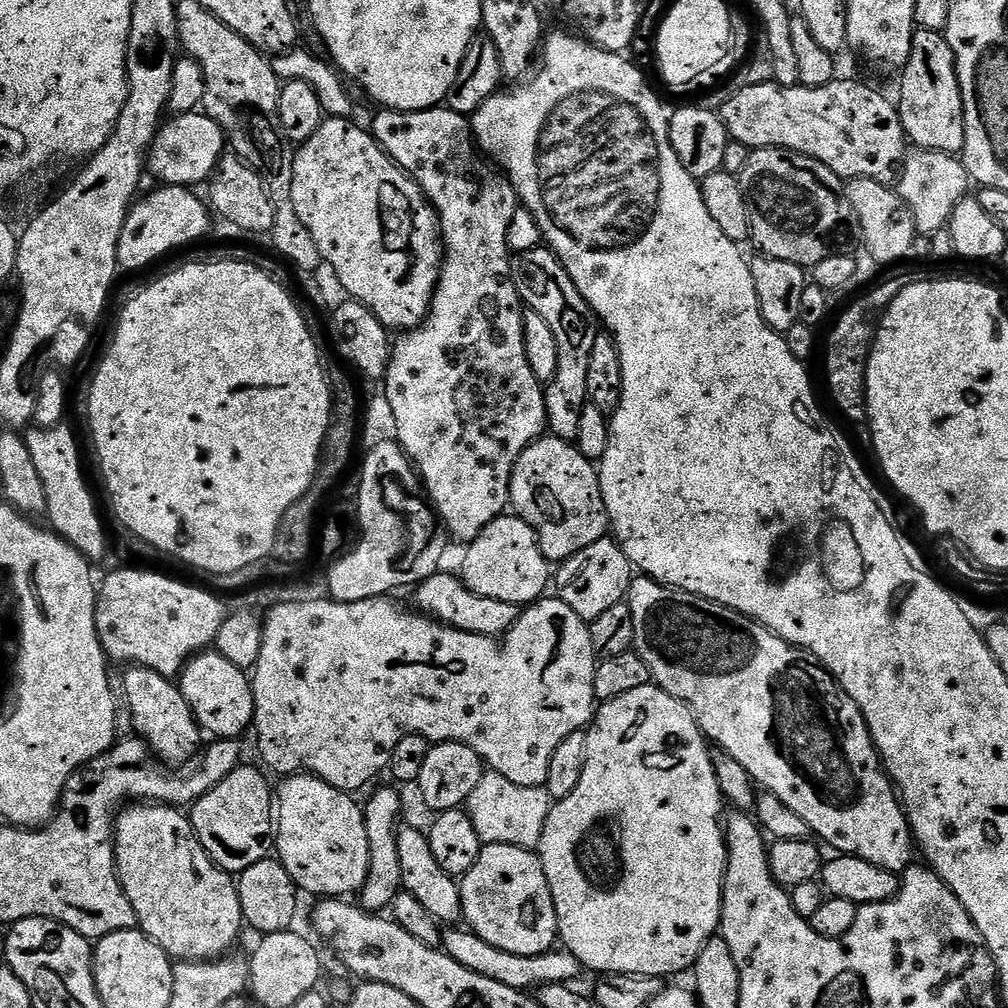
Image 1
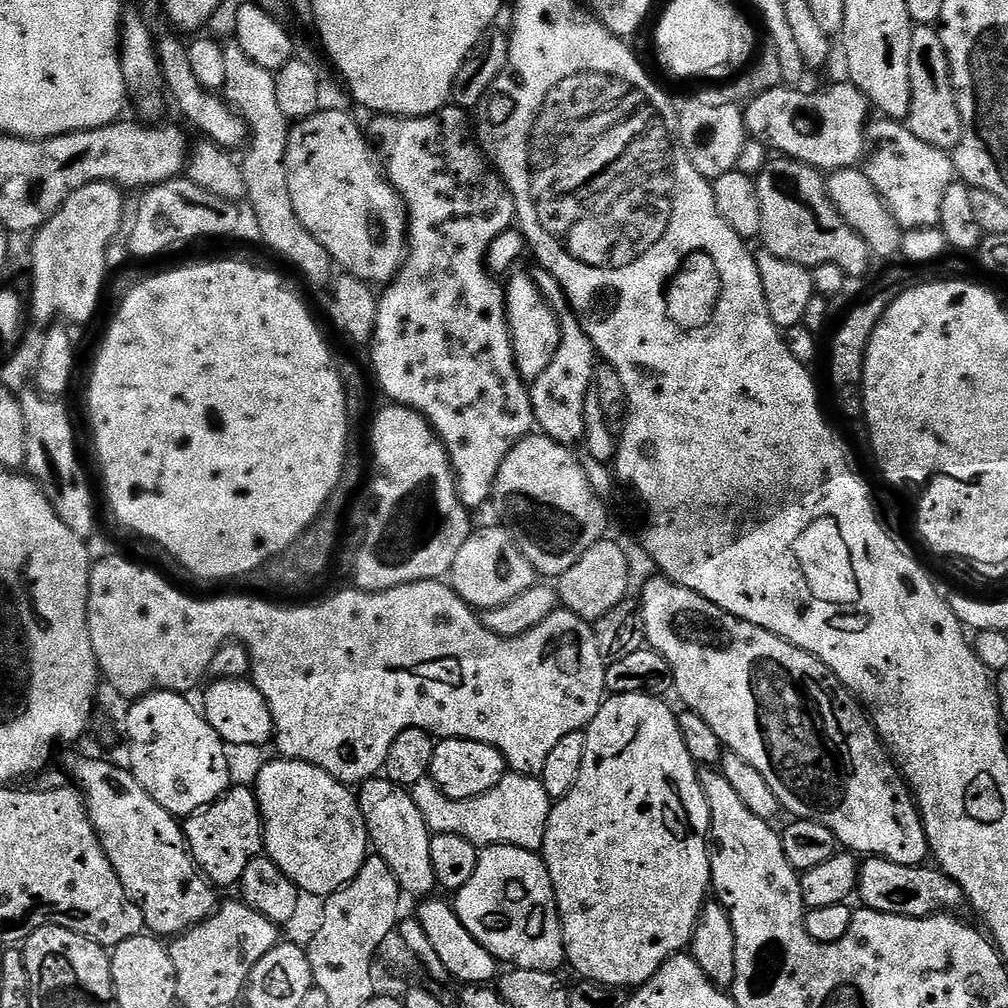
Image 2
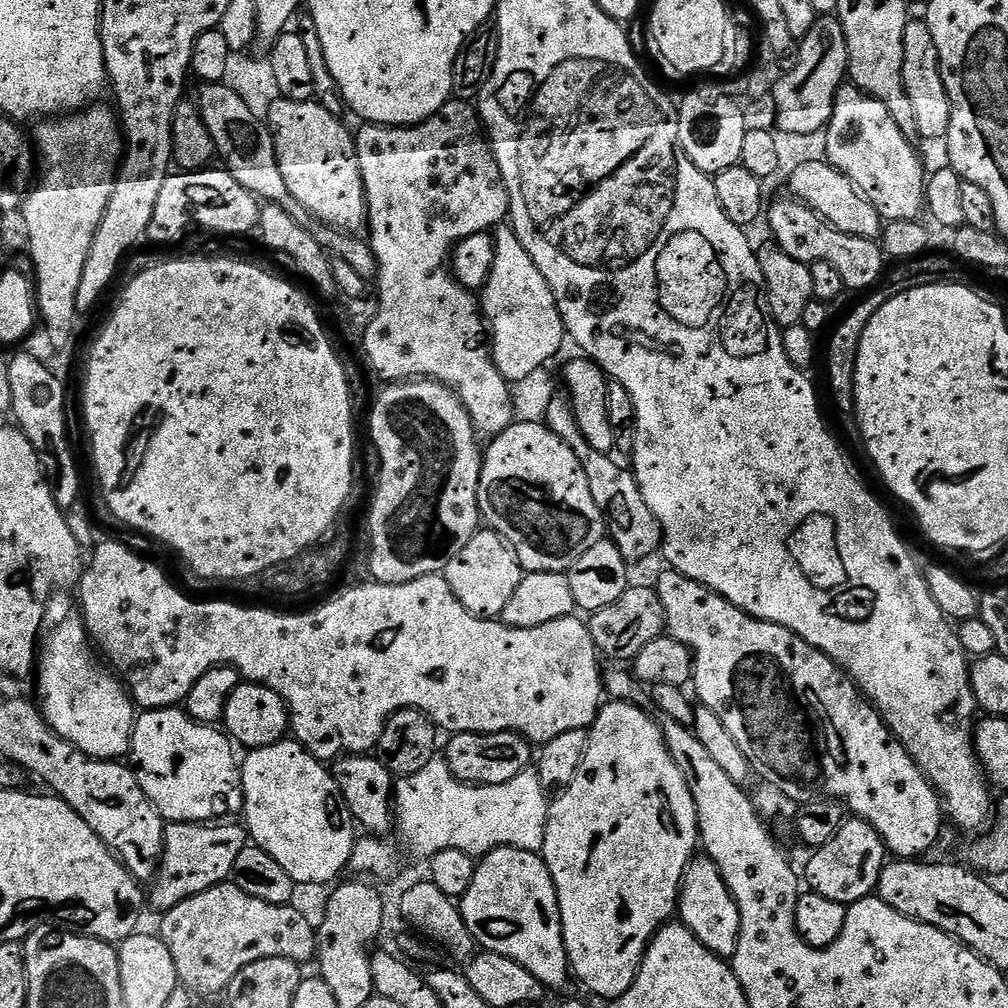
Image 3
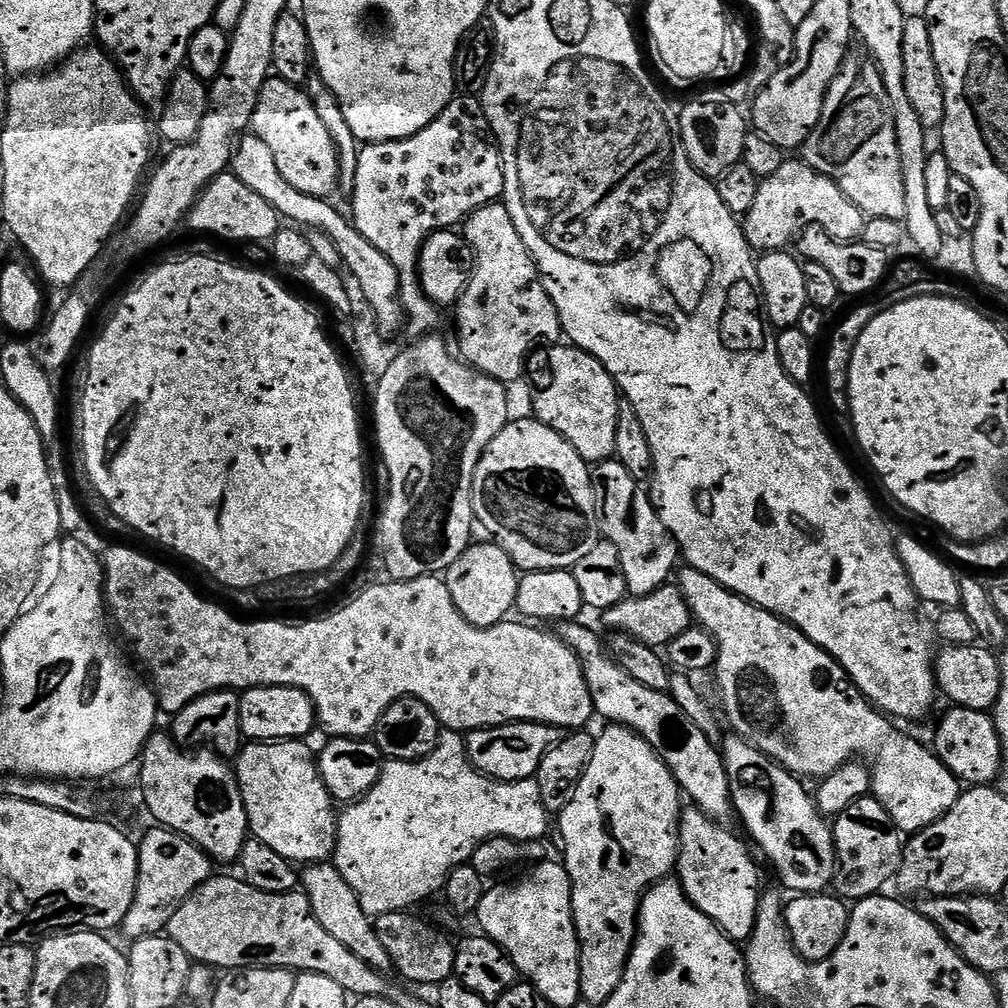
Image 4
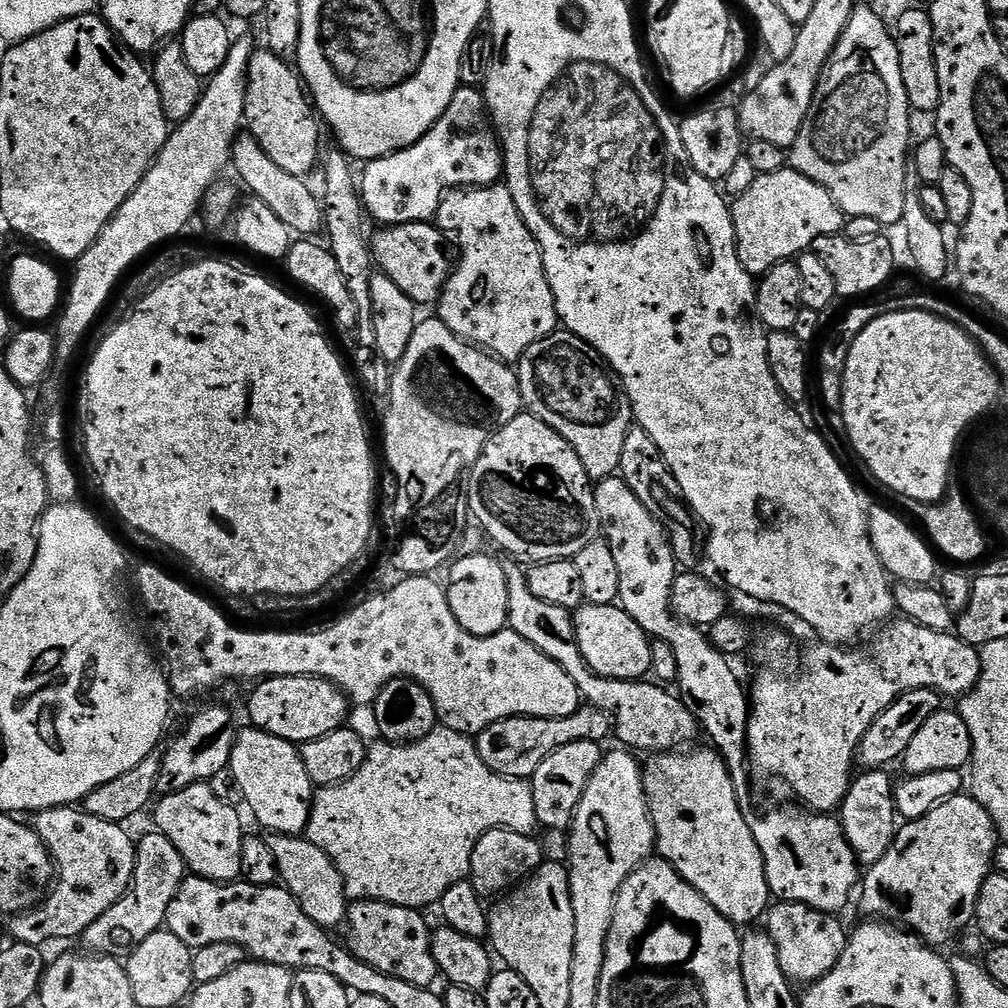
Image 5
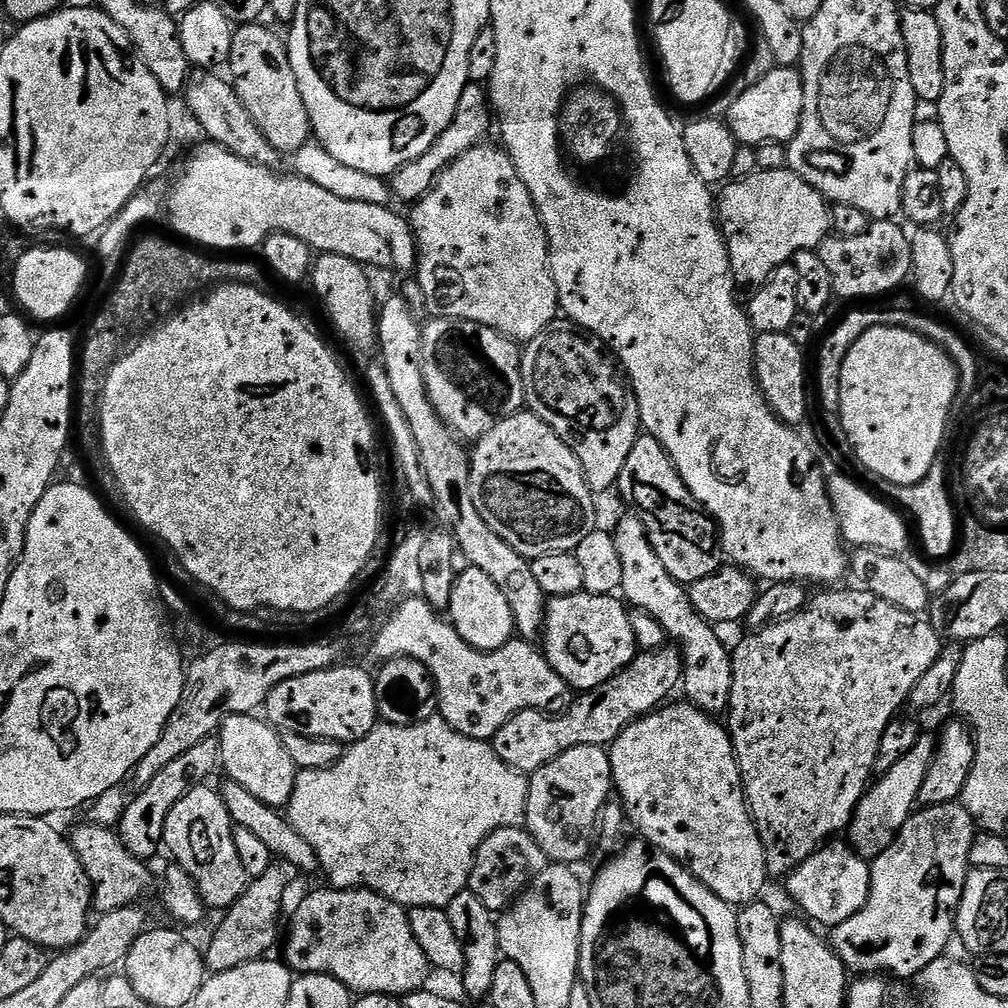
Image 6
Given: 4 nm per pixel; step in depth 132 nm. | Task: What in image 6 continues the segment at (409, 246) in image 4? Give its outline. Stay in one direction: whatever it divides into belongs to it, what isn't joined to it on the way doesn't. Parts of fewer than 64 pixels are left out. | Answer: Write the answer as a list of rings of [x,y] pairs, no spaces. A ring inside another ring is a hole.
[[[469,82],[462,90],[462,98],[458,98],[458,110],[454,114],[451,126],[443,132],[414,162],[402,166],[396,171],[395,176],[390,180],[390,192],[393,197],[407,202],[415,202],[423,198],[436,183],[437,176],[444,171],[448,165],[454,163],[462,154],[466,154],[470,149],[476,147],[485,139],[488,127],[493,127],[494,113],[490,107],[490,97],[485,85],[480,82]]]

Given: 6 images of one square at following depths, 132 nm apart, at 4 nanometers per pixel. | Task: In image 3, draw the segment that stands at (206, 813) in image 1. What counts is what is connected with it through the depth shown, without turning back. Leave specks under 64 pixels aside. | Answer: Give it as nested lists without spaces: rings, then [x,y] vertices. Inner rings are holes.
[[[209,822],[207,824],[168,824],[164,830],[164,853],[160,859],[160,870],[150,888],[150,904],[159,910],[178,906],[202,890],[225,883],[238,862],[238,854],[249,847],[250,837],[236,822]]]

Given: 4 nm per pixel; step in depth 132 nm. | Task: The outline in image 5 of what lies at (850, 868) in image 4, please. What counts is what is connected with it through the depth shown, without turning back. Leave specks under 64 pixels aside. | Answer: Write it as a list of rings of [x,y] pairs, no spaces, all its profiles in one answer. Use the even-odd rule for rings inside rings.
[[[864,770],[853,779],[844,803],[838,809],[838,819],[844,826],[844,833],[850,846],[856,851],[861,865],[871,866],[890,850],[898,831],[898,813],[894,779],[888,770]]]

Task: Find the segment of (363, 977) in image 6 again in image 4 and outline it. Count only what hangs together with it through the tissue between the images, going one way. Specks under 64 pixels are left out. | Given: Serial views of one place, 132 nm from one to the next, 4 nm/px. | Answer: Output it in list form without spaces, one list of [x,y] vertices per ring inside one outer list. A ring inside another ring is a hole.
[[[411,911],[391,912],[375,917],[374,927],[378,934],[378,942],[386,948],[386,954],[392,959],[393,969],[401,972],[408,980],[416,984],[432,984],[439,986],[444,980],[454,976],[454,958],[456,944],[448,941],[436,928],[431,928],[424,920],[411,916]]]

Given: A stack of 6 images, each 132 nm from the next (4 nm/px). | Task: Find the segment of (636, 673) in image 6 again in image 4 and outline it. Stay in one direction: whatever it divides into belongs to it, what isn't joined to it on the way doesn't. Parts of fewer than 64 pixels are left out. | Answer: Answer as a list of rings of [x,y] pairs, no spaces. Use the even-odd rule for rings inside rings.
[[[522,720],[519,724],[503,724],[497,728],[479,728],[466,736],[468,760],[472,767],[491,780],[531,780],[535,777],[542,758],[562,738],[559,728],[551,724],[531,724]]]

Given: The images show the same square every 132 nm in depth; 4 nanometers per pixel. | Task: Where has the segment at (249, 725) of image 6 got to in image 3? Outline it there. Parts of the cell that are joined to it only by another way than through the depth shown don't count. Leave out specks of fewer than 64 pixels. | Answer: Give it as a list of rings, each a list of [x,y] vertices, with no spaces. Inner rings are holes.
[[[292,738],[253,748],[245,756],[240,769],[244,787],[242,824],[251,843],[280,863],[297,886],[339,881],[344,868],[346,872],[352,863],[358,825],[331,771]]]

